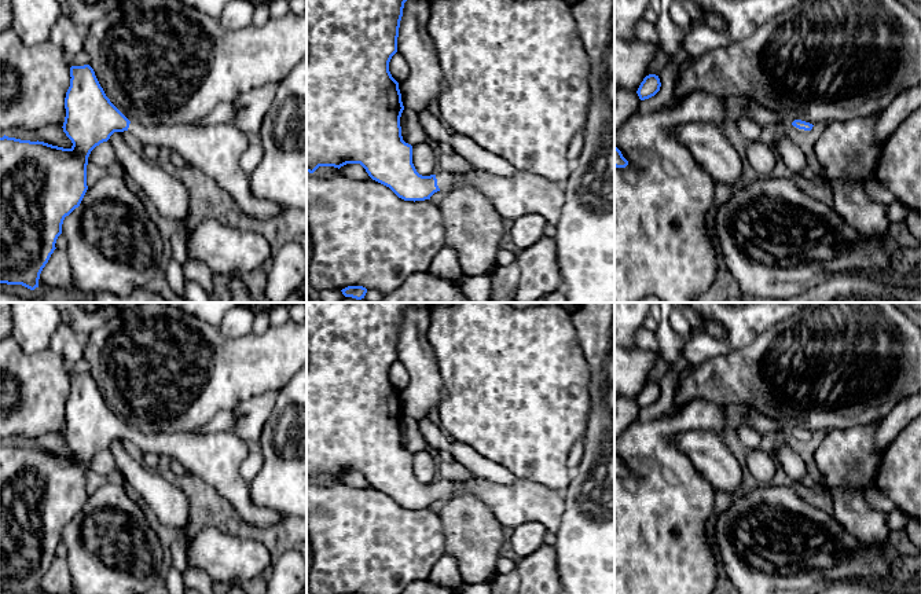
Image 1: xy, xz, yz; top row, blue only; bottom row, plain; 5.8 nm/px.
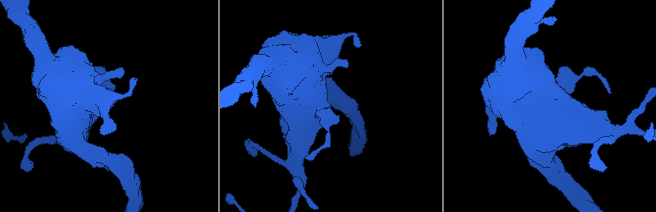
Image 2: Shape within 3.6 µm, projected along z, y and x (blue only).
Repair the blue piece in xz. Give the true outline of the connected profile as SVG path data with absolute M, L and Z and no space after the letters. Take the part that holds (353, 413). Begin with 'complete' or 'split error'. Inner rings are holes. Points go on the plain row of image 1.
split error; M307 302L307 480L319 474L341 476L360 472L368 484L389 495L404 509L425 509L440 499L456 494L474 495L491 507L496 520L511 529L540 522L557 534L564 513L564 494L531 478L517 477L513 484L498 484L474 477L467 481L441 480L422 484L412 472L412 454L401 444L400 425L404 418L399 390L389 380L389 370L397 360L397 345L404 311L410 305L428 307L426 302Z

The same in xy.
split error; M89 373L70 375L70 395L65 406L66 425L63 440L71 448L70 456L52 454L44 450L21 448L15 446L0 446L0 591L38 594L43 576L54 561L58 544L62 542L62 532L76 516L80 514L87 494L87 473L91 459L103 450L107 450L114 440L129 439L143 452L153 452L161 458L177 459L188 472L202 477L210 484L216 494L225 499L249 527L271 527L283 520L285 514L256 506L250 499L249 483L241 473L241 465L249 455L252 446L232 432L213 432L195 434L194 432L142 434L131 430L106 404L93 377Z

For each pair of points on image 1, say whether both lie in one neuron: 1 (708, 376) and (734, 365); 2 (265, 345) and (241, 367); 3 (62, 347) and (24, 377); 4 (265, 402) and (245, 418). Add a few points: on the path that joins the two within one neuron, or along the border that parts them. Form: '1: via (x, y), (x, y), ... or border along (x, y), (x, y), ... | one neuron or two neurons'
1: via (715, 376), (723, 376), (727, 371) | one neuron
2: via (260, 351), (246, 365) | one neuron
3: border along (48, 348), (62, 359), (63, 367), (70, 374) | two neurons
4: via (260, 407), (250, 415) | one neuron

